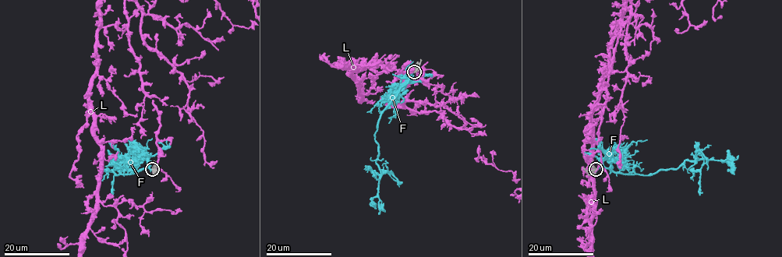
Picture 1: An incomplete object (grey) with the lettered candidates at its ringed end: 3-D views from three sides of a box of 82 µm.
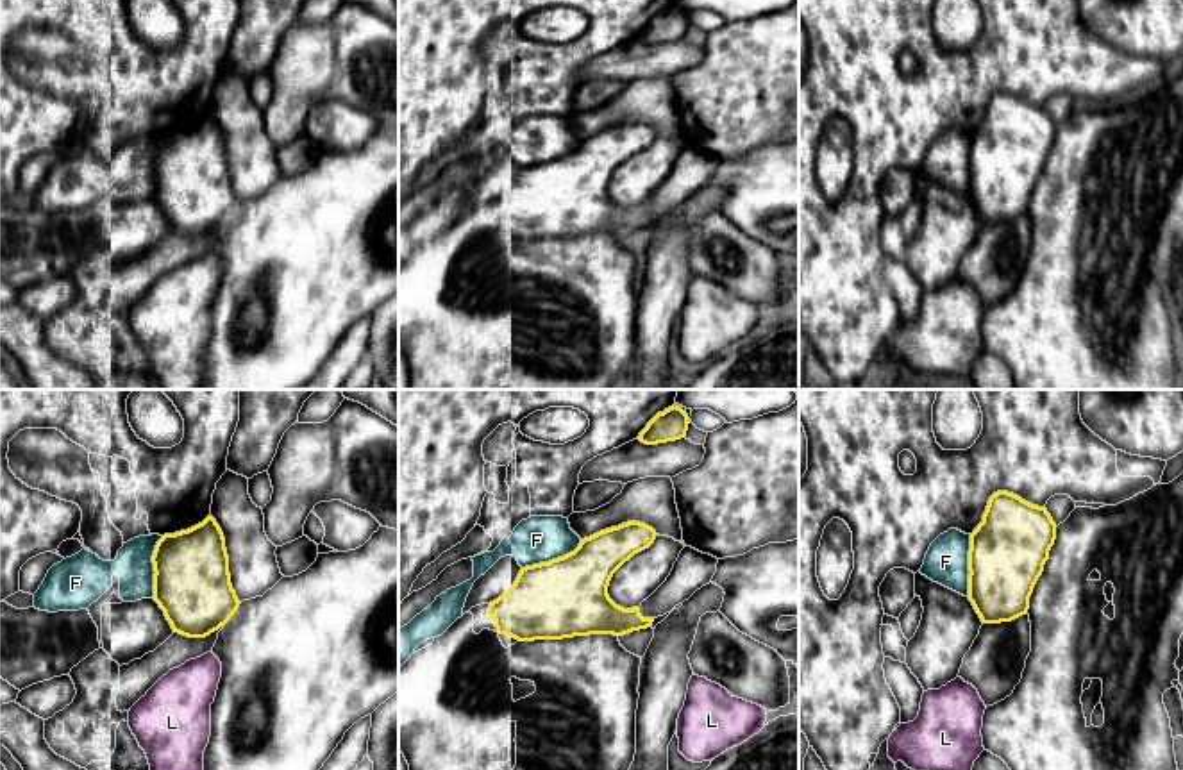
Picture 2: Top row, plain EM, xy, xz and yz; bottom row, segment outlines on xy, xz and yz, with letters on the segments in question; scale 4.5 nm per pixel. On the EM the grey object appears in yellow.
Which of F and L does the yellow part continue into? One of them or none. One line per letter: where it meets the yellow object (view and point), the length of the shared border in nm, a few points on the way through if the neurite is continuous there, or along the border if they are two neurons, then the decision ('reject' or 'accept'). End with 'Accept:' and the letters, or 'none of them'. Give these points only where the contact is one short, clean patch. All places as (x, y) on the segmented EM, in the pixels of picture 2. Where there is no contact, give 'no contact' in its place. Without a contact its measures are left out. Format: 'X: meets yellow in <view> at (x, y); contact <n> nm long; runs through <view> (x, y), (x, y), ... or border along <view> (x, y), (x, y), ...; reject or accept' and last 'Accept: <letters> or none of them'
F: meets yellow in xz at (553, 560); contact 300 nm long; border along xz (581, 540), (562, 556), (522, 569); reject
L: no contact; reject
Accept: none of them

